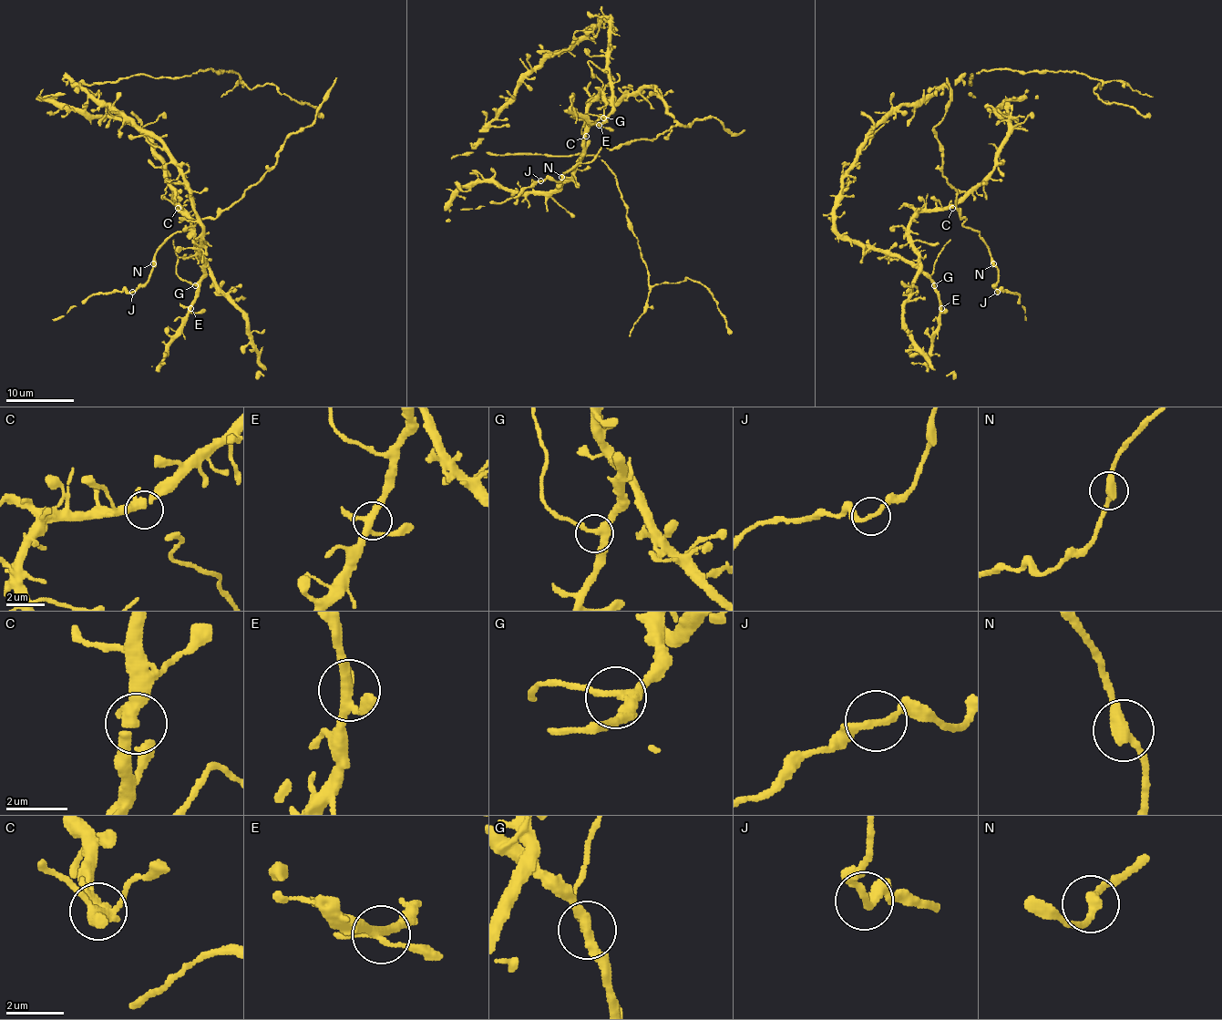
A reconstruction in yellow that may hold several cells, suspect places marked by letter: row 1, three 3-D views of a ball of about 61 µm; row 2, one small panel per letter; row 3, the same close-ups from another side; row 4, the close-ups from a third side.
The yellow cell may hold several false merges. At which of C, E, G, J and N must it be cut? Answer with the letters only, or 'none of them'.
none of them

